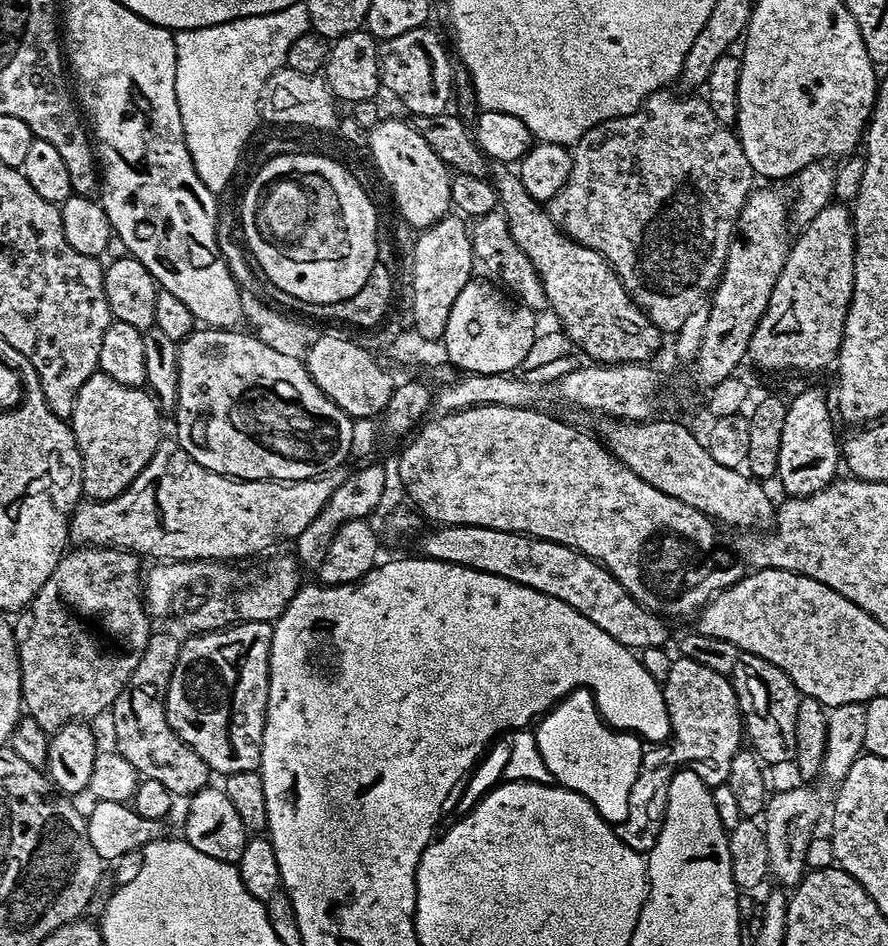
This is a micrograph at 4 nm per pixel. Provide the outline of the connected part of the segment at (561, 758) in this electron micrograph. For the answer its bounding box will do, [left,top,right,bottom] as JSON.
[534,688,657,826]

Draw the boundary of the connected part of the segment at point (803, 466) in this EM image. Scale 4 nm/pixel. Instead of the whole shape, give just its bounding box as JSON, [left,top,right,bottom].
[776,388,842,497]

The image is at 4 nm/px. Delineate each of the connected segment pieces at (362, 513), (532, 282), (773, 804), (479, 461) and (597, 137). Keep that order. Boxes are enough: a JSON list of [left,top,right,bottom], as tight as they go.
[[294,464,386,571],[471,210,545,310],[762,788,824,889],[400,406,742,618],[546,90,754,334]]

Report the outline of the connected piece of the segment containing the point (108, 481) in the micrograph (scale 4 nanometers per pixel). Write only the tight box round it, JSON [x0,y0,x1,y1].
[70,370,162,501]

